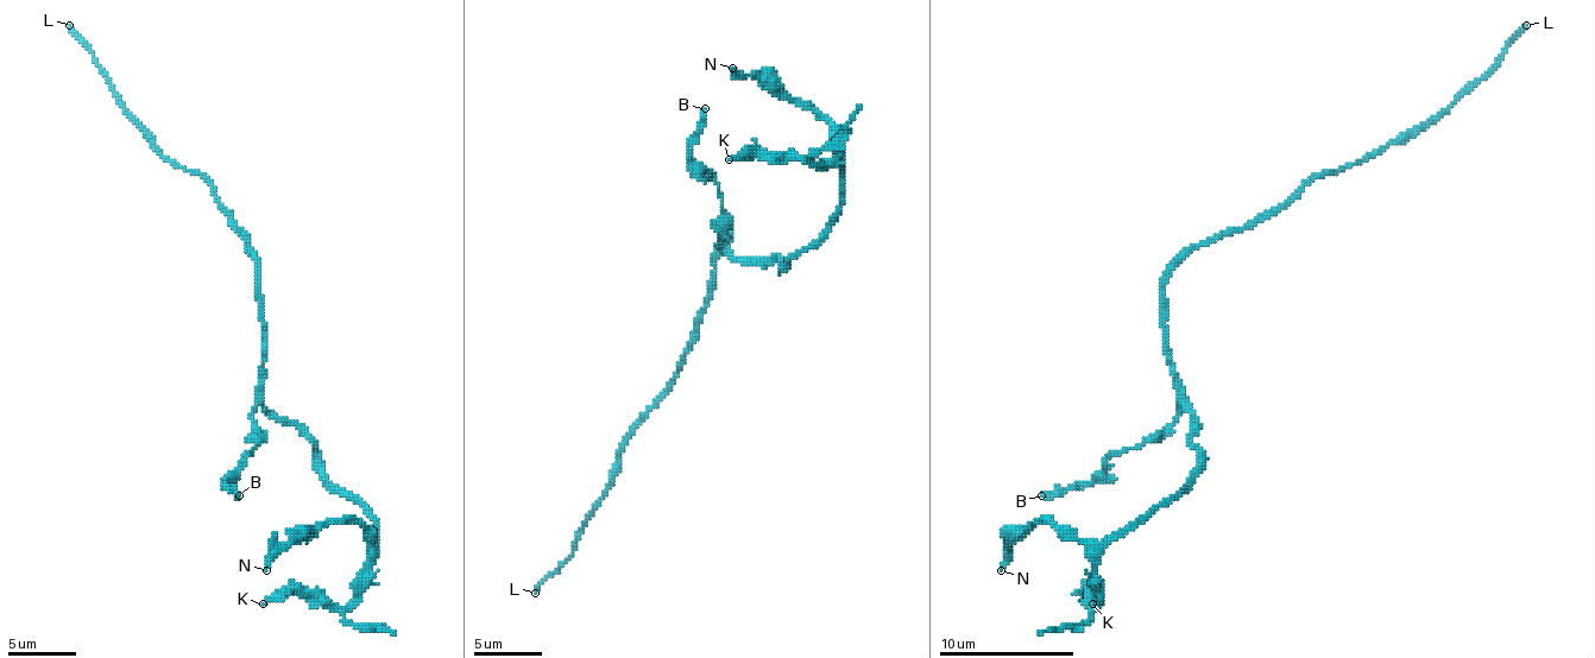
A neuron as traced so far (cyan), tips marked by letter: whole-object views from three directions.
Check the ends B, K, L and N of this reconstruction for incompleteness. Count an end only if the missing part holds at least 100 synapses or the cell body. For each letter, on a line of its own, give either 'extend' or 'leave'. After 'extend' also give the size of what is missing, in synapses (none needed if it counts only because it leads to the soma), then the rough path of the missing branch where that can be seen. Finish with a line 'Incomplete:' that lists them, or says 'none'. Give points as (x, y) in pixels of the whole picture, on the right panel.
B: leave
K: leave
L: extend; about 250 synapses
N: leave
Incomplete: L

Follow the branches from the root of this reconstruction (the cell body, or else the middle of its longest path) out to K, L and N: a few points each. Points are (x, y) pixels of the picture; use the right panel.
K: (1164, 303), (1167, 364), (1178, 398), (1191, 411), (1198, 472), (1096, 557), (1099, 603), (1089, 594), (1092, 603)
L: (1164, 303), (1164, 279), (1195, 248), (1252, 228), (1275, 215), (1316, 177), (1360, 164), (1435, 124), (1526, 25)
N: (1164, 303), (1167, 364), (1191, 411), (1198, 472), (1099, 543), (1035, 523), (1012, 543), (1001, 570)

